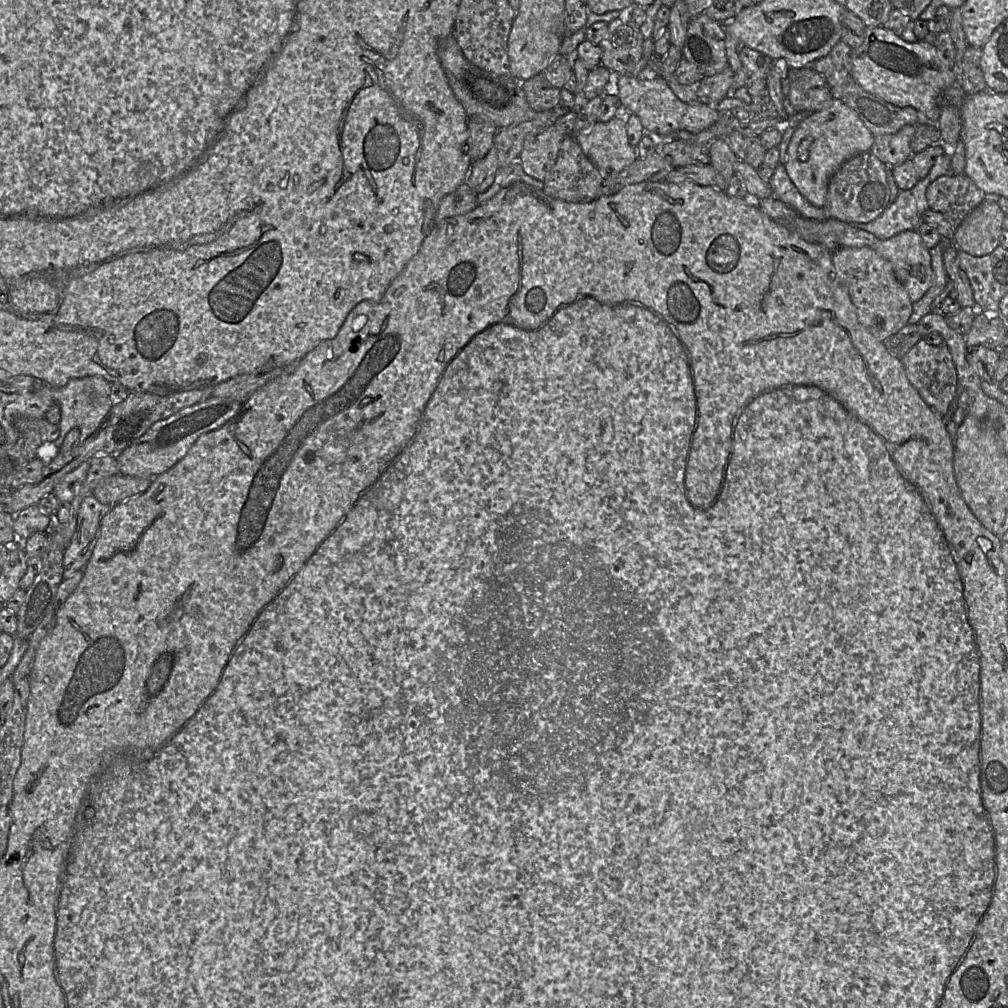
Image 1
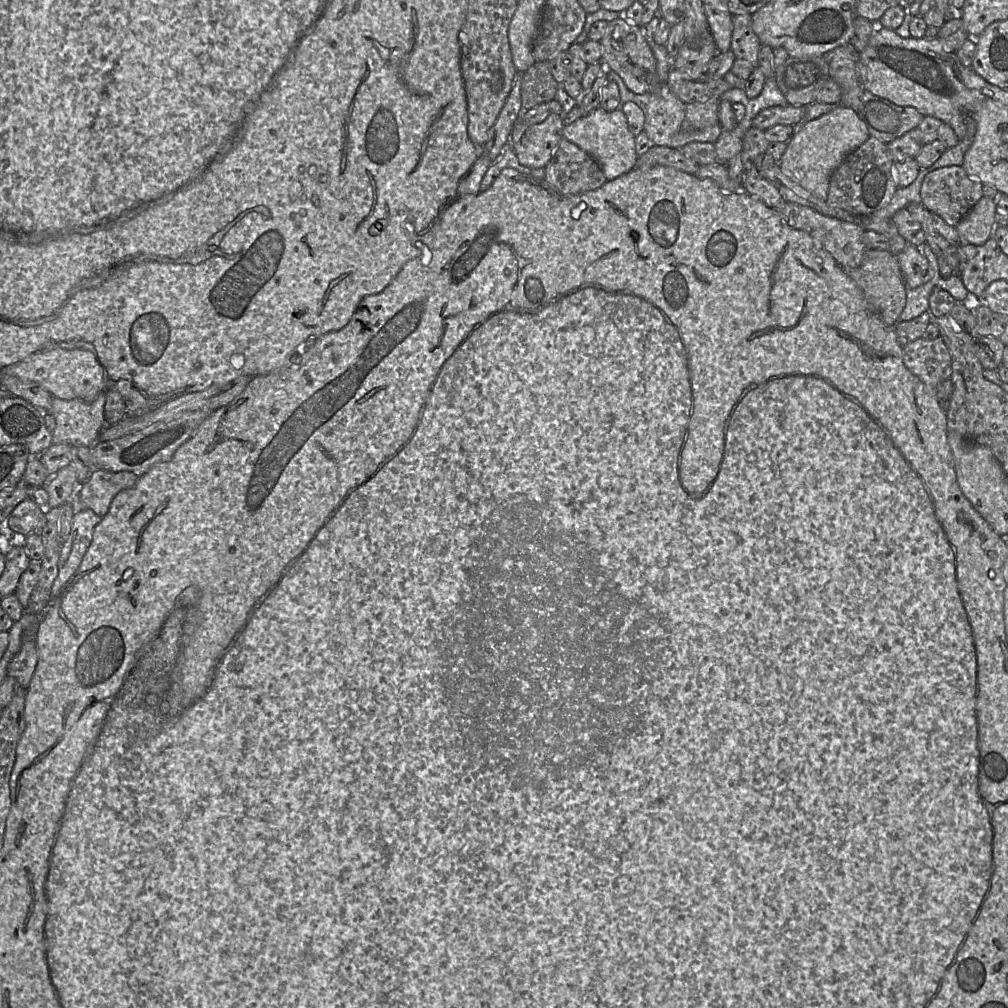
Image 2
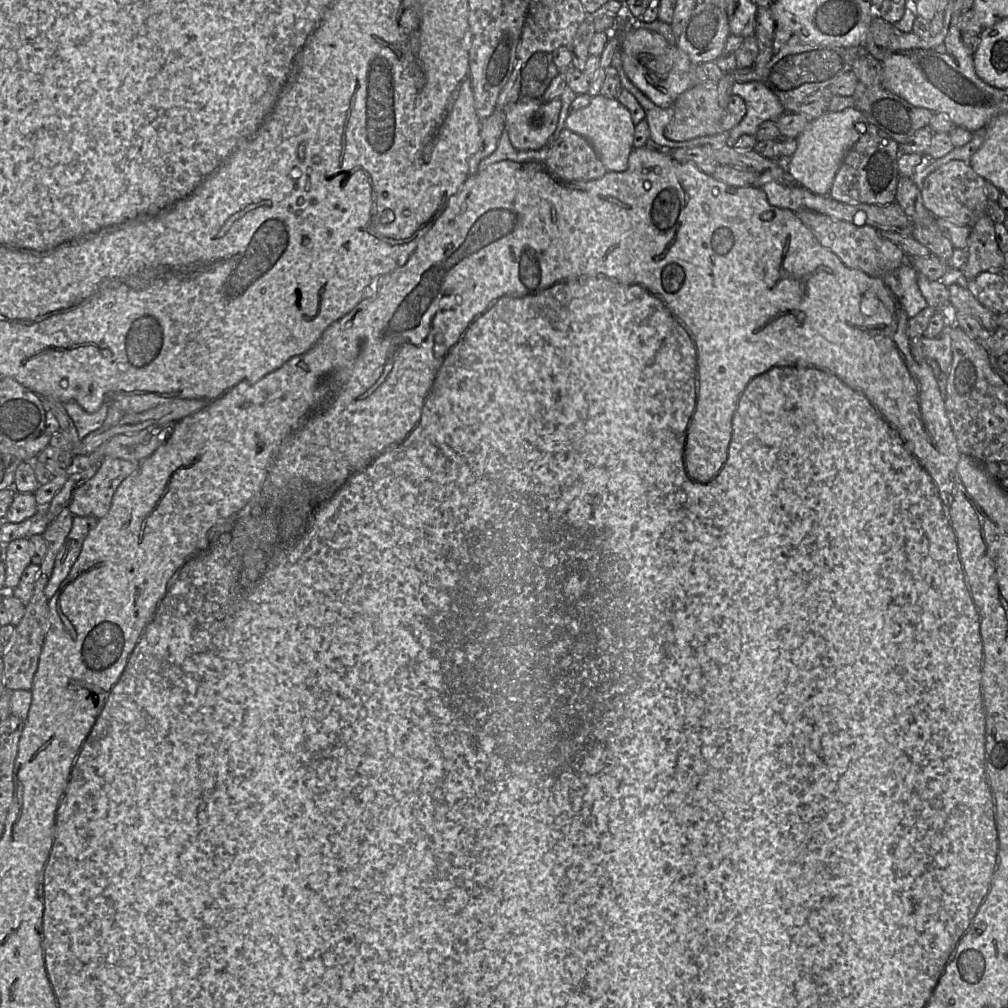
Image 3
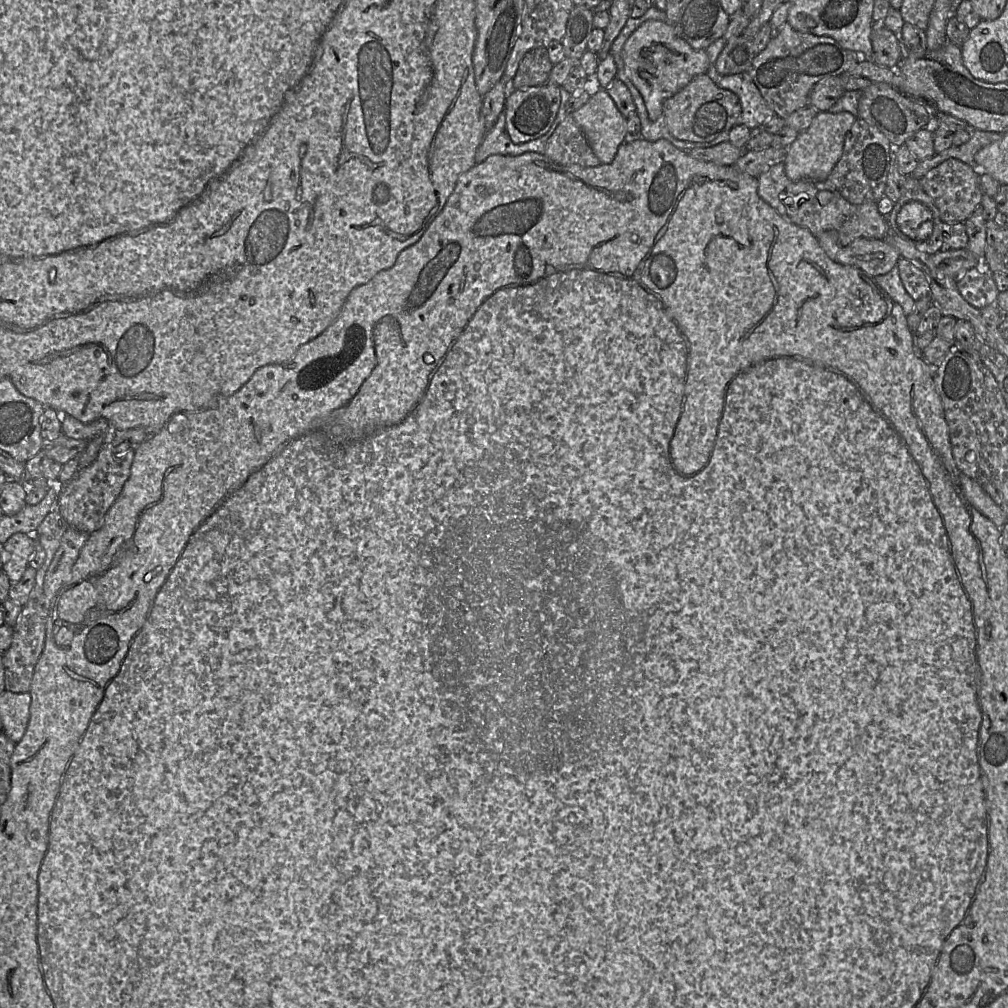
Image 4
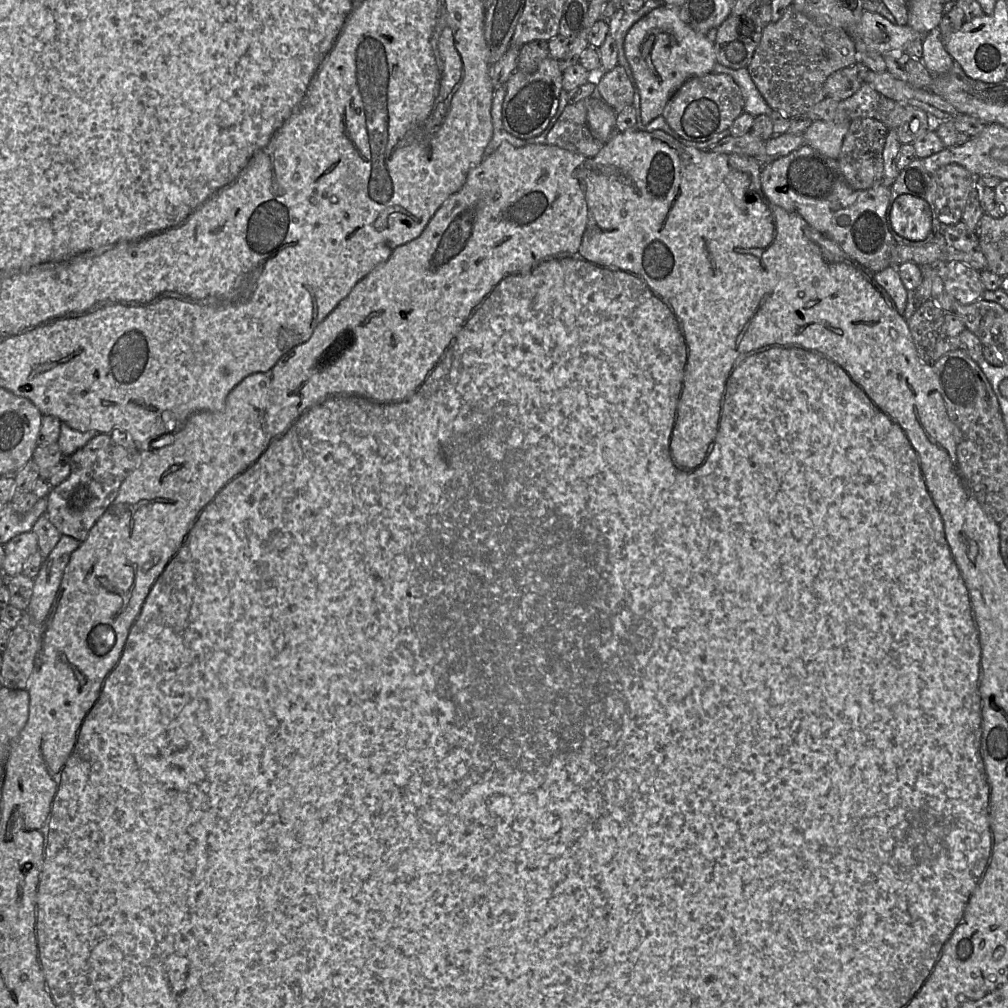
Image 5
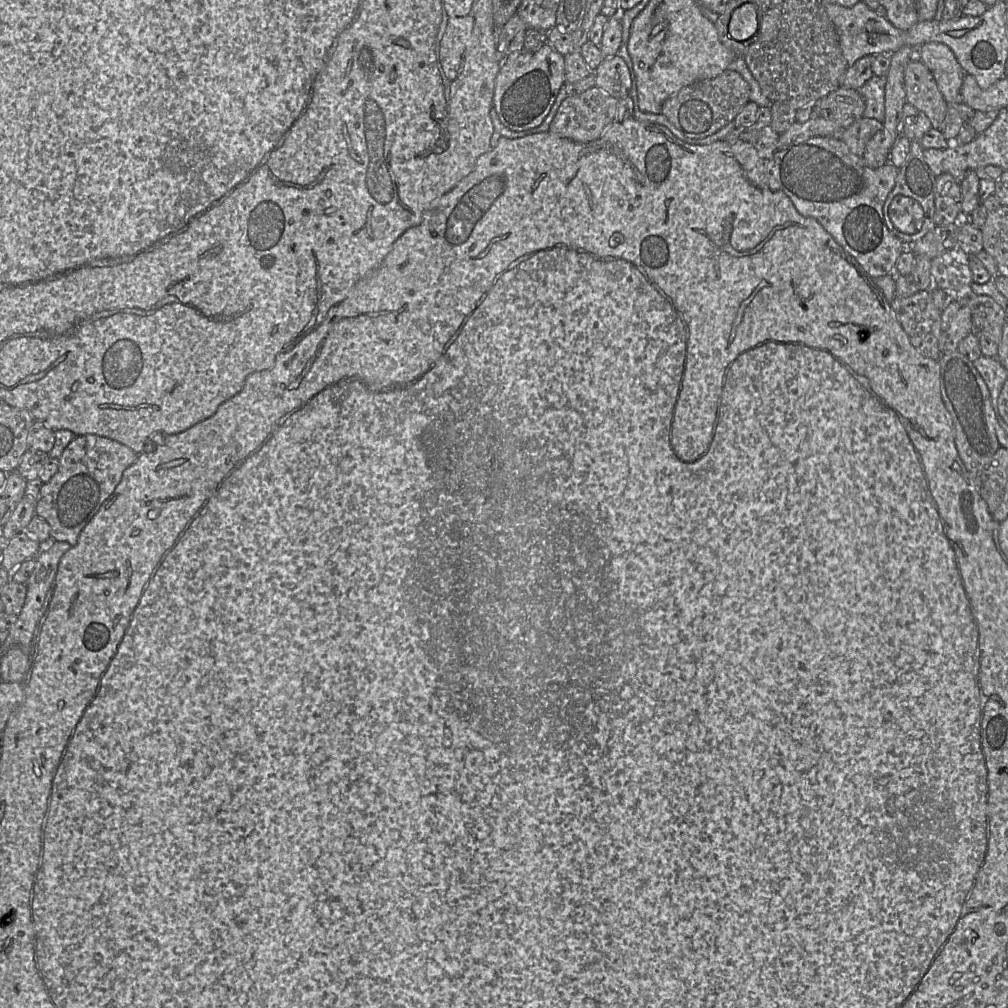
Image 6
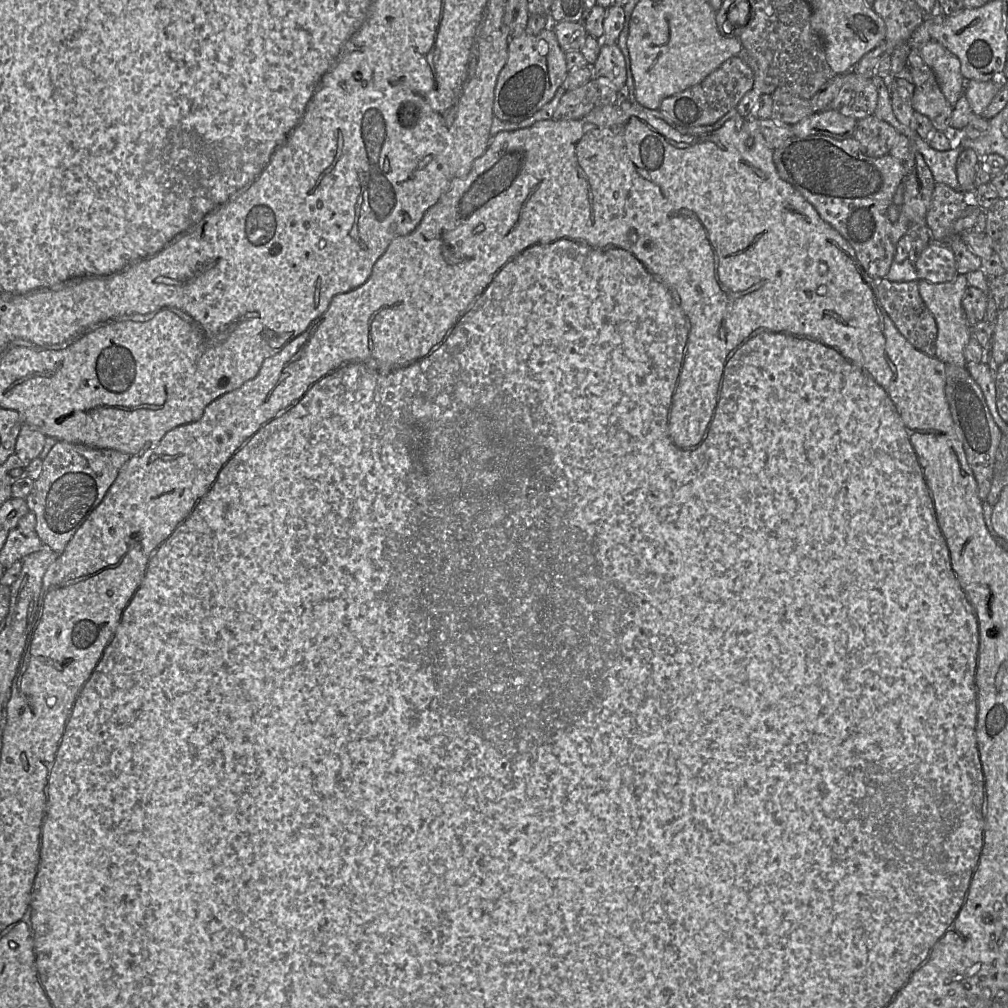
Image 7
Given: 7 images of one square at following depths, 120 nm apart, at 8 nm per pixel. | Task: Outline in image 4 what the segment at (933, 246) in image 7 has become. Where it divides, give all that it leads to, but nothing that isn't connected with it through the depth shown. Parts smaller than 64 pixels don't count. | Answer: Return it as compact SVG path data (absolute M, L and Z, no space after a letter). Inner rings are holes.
M982 263L981 267L974 267L956 279L957 288L962 297L976 308L996 305L1000 293L992 273Z

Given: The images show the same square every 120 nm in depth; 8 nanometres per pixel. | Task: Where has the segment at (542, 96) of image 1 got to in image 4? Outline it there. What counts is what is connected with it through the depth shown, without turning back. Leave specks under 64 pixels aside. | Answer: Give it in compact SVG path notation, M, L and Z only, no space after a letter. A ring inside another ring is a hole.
M539 47L531 49L521 60L510 88L528 89L547 83L553 66L549 59L547 48Z

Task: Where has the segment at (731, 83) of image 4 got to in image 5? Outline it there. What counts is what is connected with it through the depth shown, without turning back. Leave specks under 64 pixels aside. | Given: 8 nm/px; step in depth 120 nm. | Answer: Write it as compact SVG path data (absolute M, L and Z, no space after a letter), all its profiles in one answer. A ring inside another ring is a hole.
M716 63L713 67L712 73L727 74L733 78L740 87L744 98L744 112L747 112L754 117L761 114L767 114L770 116L773 109L760 94L755 83L751 79L747 68L735 70Z

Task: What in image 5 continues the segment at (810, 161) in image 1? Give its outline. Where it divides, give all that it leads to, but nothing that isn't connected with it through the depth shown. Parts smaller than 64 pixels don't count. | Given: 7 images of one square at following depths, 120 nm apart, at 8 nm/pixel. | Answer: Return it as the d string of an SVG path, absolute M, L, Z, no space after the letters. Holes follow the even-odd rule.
M851 120L835 123L830 121L813 121L803 133L804 144L820 154L837 159L843 139L850 127Z

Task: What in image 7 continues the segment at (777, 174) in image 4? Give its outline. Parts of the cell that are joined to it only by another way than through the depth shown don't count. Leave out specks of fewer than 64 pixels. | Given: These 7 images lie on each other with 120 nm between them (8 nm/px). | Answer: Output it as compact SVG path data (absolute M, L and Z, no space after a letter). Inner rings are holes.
M824 135L791 136L774 150L773 161L779 176L851 245L864 271L873 279L885 278L894 261L897 243L907 232L907 224L891 222L888 217L889 207L905 176L904 163L890 154L881 157L864 154L859 142L852 136L835 139Z

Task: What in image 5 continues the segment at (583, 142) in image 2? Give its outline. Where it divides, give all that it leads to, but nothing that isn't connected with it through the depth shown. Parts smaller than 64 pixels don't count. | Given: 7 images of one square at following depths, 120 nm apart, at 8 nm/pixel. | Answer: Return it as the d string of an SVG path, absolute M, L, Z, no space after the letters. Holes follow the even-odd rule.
M591 96L588 100L588 127L597 140L605 143L616 131L617 112L598 96Z

